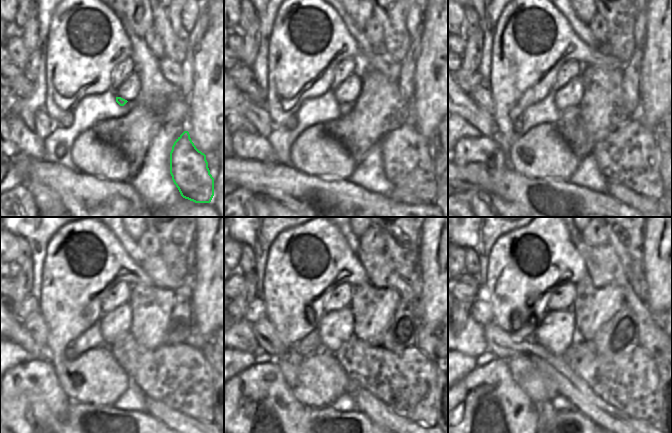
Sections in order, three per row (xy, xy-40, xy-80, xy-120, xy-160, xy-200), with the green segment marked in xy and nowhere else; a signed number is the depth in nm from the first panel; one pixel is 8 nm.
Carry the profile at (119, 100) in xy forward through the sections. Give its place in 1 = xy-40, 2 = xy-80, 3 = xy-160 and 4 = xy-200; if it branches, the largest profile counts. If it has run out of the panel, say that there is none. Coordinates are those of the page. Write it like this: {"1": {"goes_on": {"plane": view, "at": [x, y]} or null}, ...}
{"1": {"goes_on": {"plane": "xy-40", "at": [345, 108]}}, "2": {"goes_on": {"plane": "xy-80", "at": [570, 115]}}, "3": {"goes_on": {"plane": "xy-160", "at": [406, 381]}}, "4": {"goes_on": {"plane": "xy-200", "at": [629, 382]}}}

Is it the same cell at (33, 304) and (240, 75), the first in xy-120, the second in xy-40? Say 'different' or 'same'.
same

